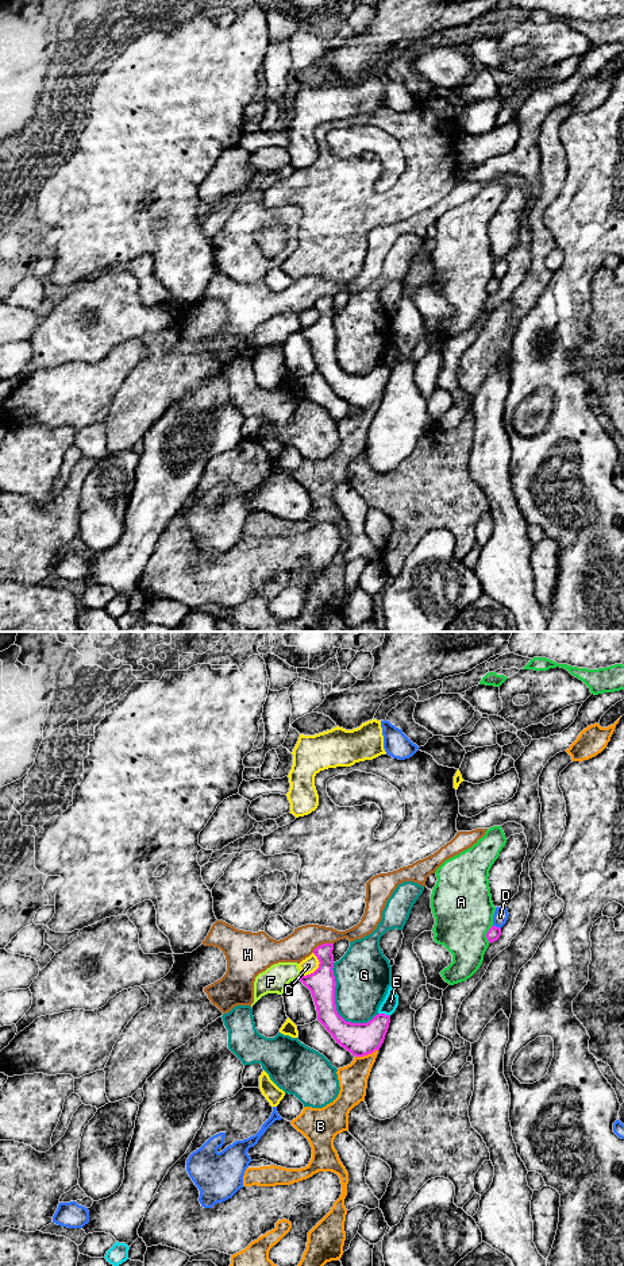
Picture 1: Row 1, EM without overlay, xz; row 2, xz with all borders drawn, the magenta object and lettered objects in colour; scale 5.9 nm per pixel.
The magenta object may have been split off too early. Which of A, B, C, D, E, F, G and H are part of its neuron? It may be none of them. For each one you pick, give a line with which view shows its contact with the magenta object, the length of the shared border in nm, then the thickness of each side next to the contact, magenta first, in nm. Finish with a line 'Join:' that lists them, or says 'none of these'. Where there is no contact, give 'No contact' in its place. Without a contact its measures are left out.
Join: none of these

